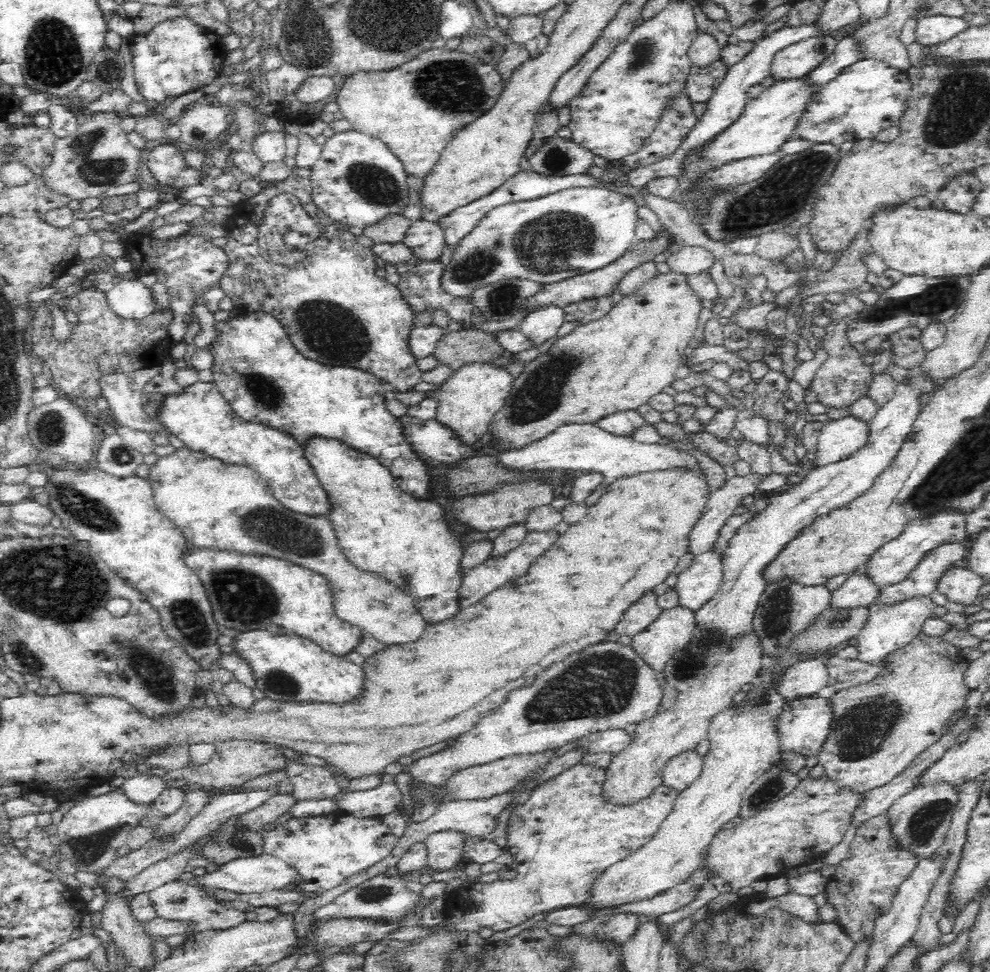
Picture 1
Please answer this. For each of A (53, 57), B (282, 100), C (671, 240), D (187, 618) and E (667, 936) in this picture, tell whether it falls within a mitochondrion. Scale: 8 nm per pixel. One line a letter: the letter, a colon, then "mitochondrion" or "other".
A: mitochondrion
B: other
C: other
D: mitochondrion
E: other

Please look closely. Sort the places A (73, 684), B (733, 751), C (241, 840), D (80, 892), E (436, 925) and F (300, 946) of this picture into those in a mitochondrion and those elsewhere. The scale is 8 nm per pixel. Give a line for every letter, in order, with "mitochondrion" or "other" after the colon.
A: other
B: other
C: mitochondrion
D: other
E: other
F: other

